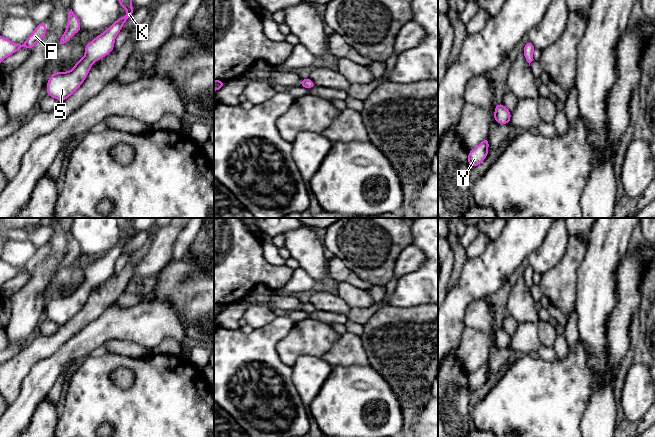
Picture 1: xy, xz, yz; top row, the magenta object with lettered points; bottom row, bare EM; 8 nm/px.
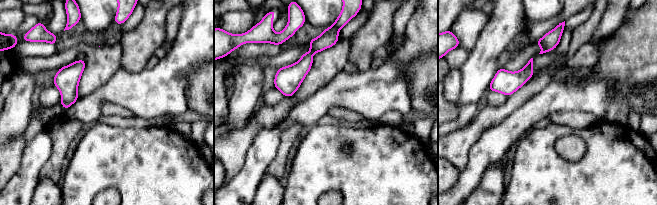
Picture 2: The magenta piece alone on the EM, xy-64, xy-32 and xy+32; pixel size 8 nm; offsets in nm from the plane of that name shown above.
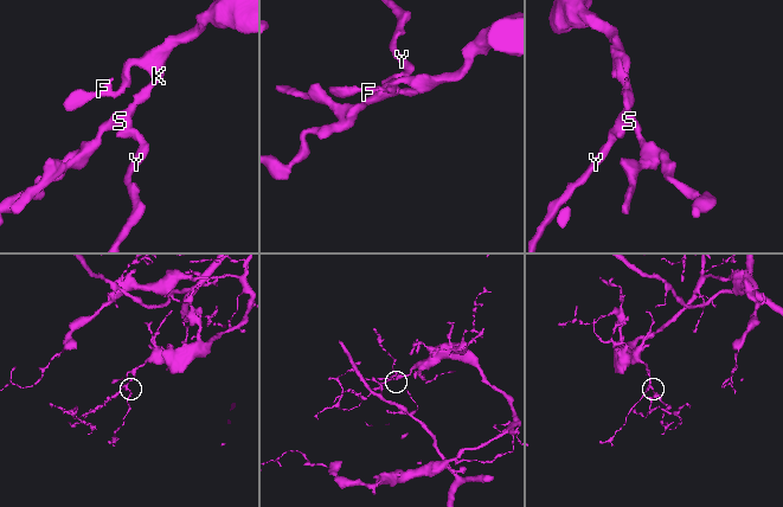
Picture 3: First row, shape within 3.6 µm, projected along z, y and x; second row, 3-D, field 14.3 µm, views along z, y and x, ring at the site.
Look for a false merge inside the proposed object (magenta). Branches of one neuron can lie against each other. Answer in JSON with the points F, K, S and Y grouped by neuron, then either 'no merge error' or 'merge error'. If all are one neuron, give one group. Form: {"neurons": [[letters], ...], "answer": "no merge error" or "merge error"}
{"neurons": [["F", "K", "S", "Y"]], "answer": "no merge error"}

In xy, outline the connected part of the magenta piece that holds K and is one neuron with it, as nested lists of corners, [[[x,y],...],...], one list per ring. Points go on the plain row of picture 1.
[[[117,218],[119,230],[128,235],[127,239],[120,241],[108,253],[85,269],[85,279],[77,284],[75,291],[67,296],[52,297],[47,309],[47,319],[59,326],[70,321],[85,305],[91,290],[114,273],[117,258],[122,254],[123,248],[135,237],[132,232],[131,218]]]

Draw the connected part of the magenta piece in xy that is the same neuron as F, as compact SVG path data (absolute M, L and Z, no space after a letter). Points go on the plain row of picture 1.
M45 246L37 248L36 253L32 256L32 258L23 268L13 267L0 259L0 287L6 281L17 276L21 271L26 271L27 273L33 272L39 264L43 263L46 260L46 256L47 252Z

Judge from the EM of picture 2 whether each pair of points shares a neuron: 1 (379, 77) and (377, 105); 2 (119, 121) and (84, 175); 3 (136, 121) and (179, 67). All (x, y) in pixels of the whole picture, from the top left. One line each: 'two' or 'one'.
1: one
2: two
3: two

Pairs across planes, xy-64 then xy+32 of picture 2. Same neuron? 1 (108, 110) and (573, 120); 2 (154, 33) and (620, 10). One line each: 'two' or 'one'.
1: one
2: one

